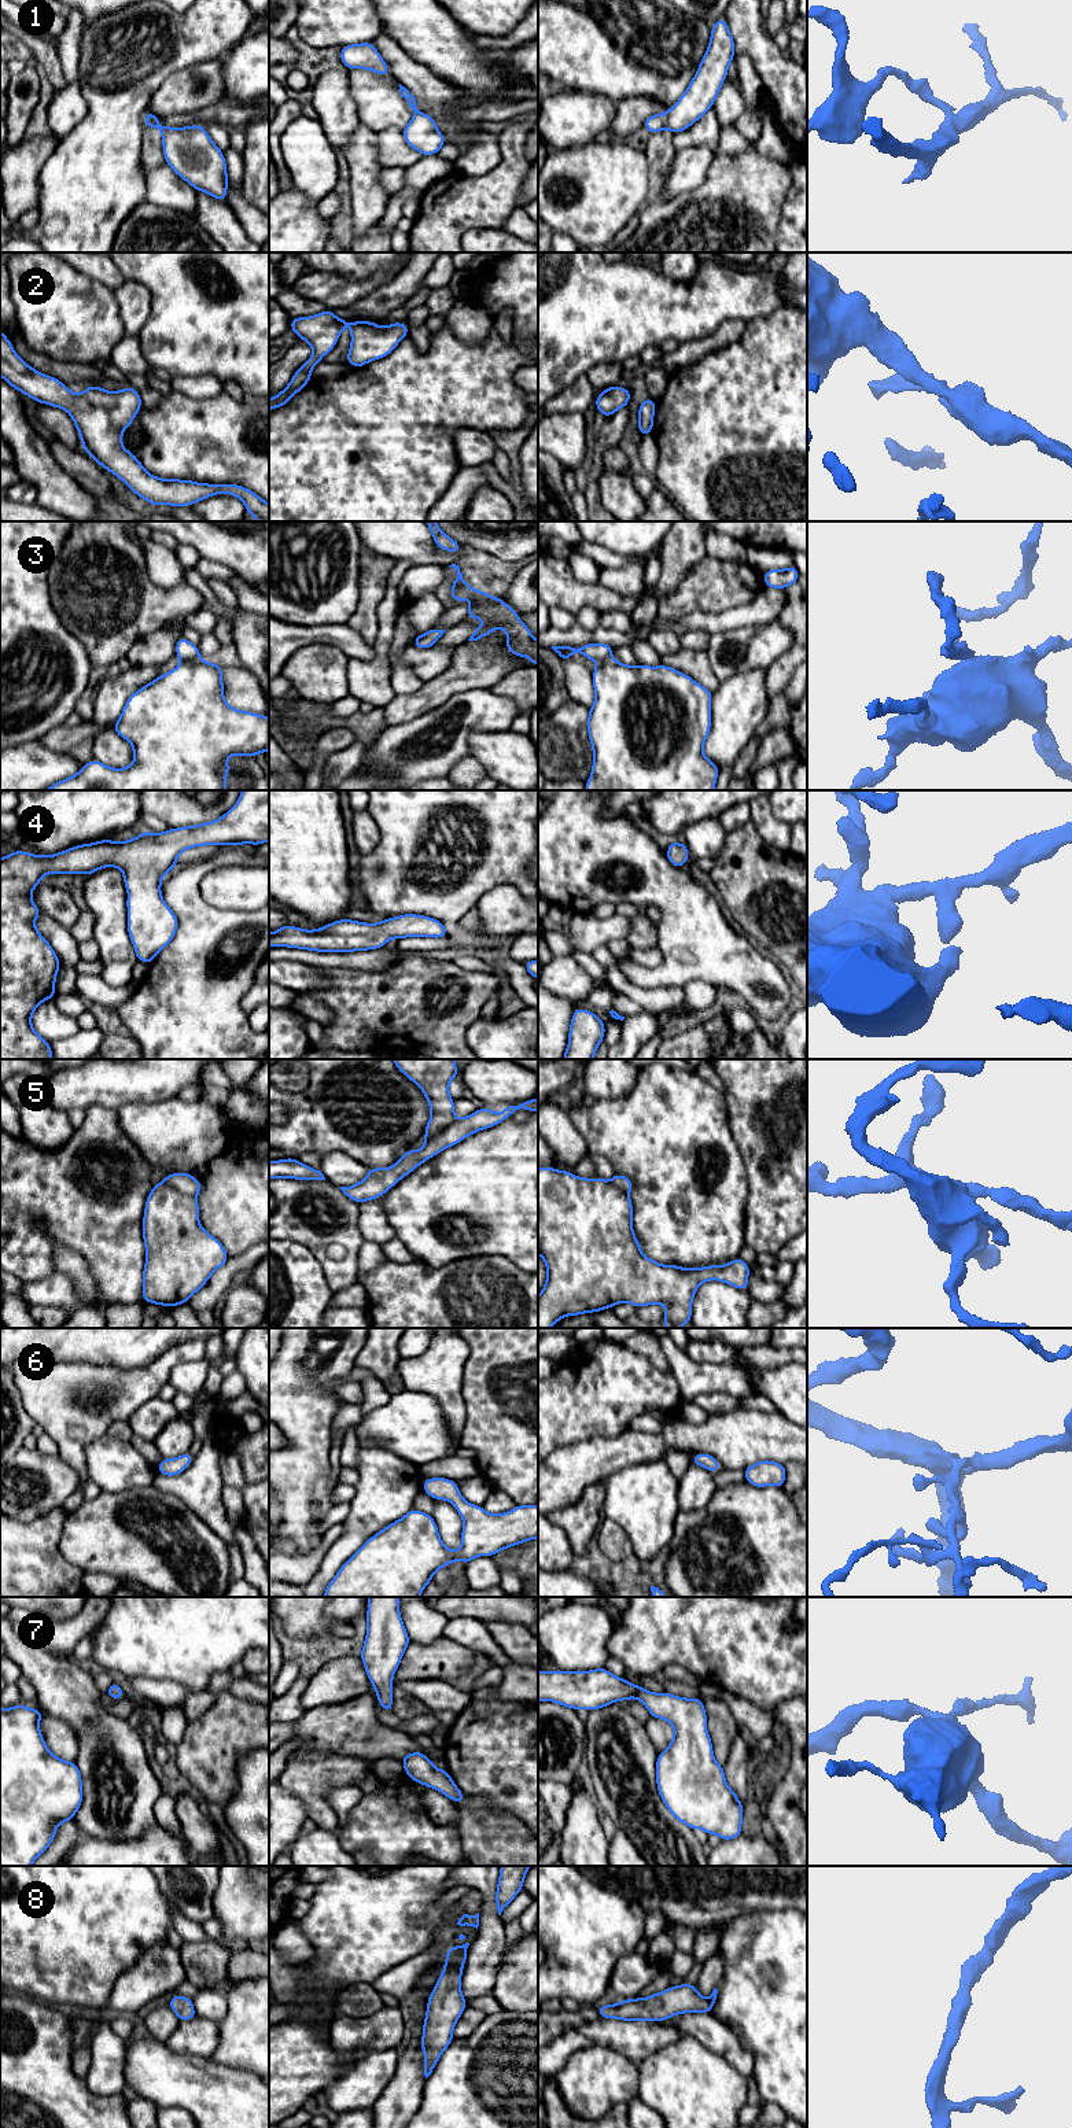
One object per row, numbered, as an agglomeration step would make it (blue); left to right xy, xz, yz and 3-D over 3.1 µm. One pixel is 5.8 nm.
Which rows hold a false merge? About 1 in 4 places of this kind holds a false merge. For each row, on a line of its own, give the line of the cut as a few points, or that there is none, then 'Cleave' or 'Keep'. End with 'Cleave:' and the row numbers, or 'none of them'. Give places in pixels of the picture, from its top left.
1: Split along yz (665, 113), (666, 126). Cleave
2: No split. Keep
3: Split along xy (199, 659), (183, 661). Cleave
4: No split. Keep
5: Split along xy (162, 1181), (194, 1197). Cleave
6: No split. Keep
7: No split. Keep
8: No split. Keep
Cleave: 1, 3, 5

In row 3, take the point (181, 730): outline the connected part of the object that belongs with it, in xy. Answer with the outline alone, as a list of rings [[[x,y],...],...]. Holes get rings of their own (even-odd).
[[[183,661],[167,674],[144,685],[125,702],[114,731],[129,741],[135,760],[129,767],[113,768],[95,759],[81,770],[45,790],[226,790],[225,777],[232,771],[226,760],[232,755],[255,756],[269,750],[269,718],[232,708],[224,698],[222,668],[210,661]]]

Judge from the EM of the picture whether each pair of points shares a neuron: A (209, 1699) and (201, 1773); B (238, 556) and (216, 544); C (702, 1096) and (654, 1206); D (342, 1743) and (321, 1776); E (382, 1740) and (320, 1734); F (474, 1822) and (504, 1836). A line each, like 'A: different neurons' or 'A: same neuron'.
A: different neurons
B: same neuron
C: same neuron
D: different neurons
E: same neuron
F: same neuron

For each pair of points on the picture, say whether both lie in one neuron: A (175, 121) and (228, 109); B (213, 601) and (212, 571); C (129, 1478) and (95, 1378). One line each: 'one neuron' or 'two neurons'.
A: one neuron
B: two neurons
C: two neurons

